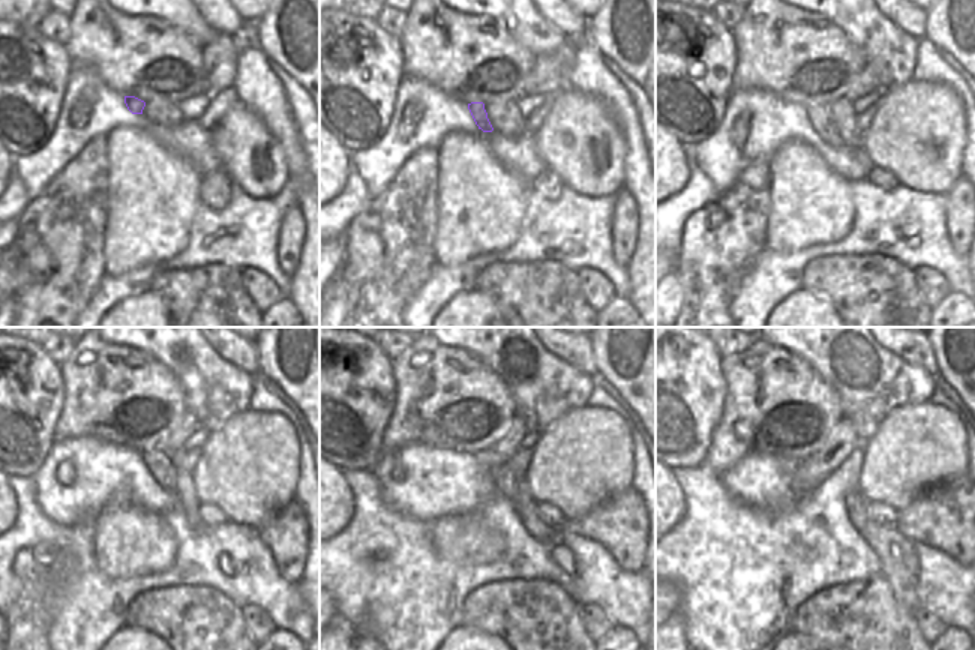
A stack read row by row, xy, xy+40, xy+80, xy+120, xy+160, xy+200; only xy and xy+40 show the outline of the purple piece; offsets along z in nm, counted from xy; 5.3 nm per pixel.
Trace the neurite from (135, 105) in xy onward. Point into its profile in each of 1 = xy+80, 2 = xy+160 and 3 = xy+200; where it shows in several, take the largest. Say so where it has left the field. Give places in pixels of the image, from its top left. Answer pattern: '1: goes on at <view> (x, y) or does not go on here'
1: goes on at xy+80 (819, 117)
2: goes on at xy+160 (504, 481)
3: goes on at xy+200 (855, 512)

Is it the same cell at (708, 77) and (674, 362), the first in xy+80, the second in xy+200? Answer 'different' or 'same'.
same

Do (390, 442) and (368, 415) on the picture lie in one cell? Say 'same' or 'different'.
different

